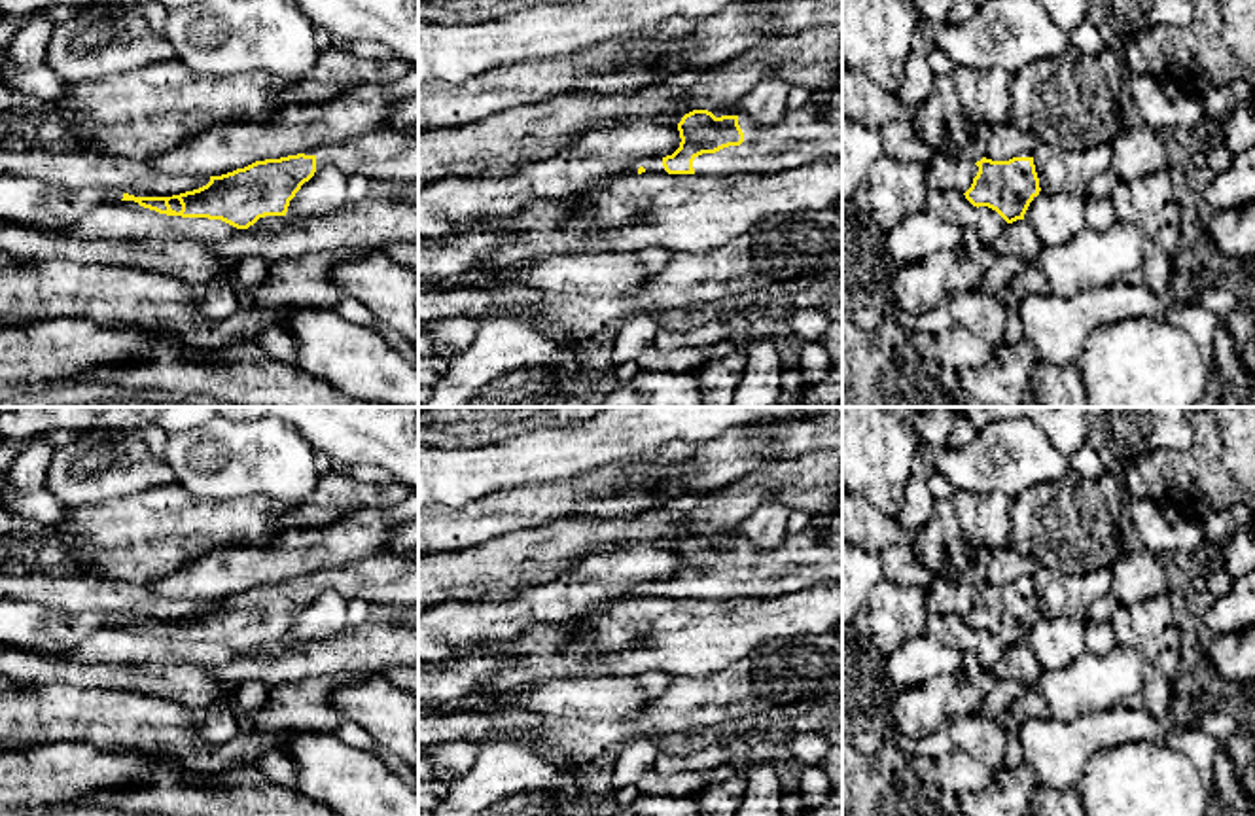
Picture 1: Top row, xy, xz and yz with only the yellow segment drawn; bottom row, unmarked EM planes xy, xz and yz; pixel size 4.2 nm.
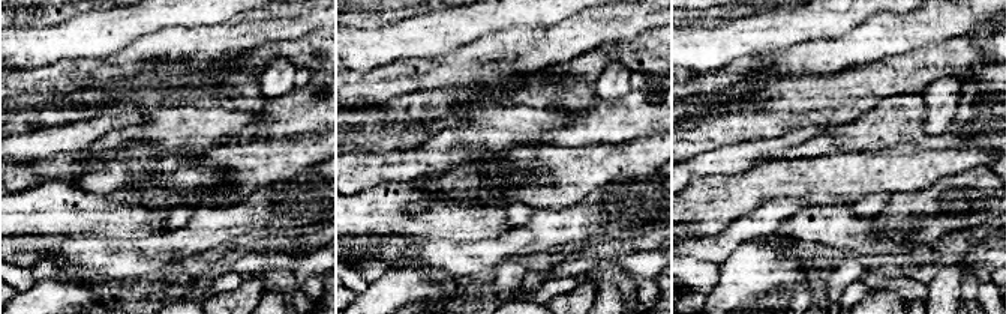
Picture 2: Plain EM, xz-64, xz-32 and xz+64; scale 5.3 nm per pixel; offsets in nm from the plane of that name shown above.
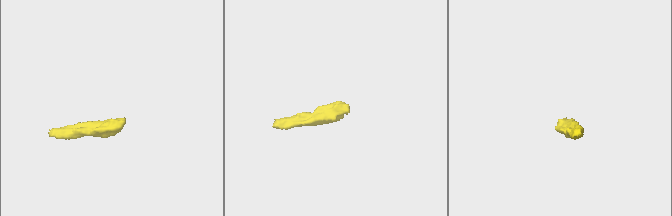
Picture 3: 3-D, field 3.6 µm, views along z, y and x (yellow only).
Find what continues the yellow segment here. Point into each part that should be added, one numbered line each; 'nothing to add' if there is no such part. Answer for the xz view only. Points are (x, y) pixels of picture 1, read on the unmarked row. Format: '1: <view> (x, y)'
1: xz (801, 561)

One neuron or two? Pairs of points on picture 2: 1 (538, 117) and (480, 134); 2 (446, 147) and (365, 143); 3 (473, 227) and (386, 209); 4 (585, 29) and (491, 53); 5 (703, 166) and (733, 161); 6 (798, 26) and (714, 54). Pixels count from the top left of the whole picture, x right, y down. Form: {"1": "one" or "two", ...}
{"1": "one", "2": "two", "3": "one", "4": "one", "5": "one", "6": "one"}

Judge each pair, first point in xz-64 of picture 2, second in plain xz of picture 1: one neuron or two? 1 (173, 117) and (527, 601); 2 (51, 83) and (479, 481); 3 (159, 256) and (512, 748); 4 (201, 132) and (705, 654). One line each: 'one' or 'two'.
1: one
2: two
3: two
4: two

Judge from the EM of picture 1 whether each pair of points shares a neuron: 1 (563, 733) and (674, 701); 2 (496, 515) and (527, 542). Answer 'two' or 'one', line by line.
1: one
2: two

